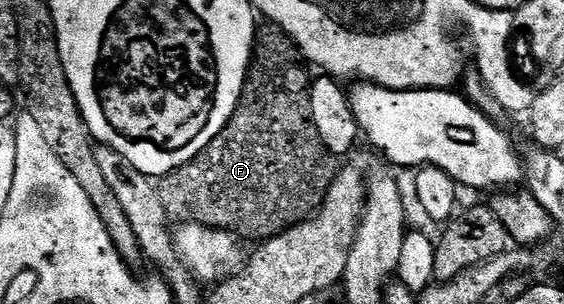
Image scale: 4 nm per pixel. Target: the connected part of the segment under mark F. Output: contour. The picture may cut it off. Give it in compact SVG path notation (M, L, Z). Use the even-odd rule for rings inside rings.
M268 22L257 31L248 79L241 87L240 101L233 108L232 117L224 124L224 129L190 162L159 177L156 189L169 218L180 224L222 228L245 241L263 242L290 230L320 209L336 177L338 160L330 150L326 150L326 142L322 142L318 126L314 126L312 121L307 70L300 49L283 28Z

